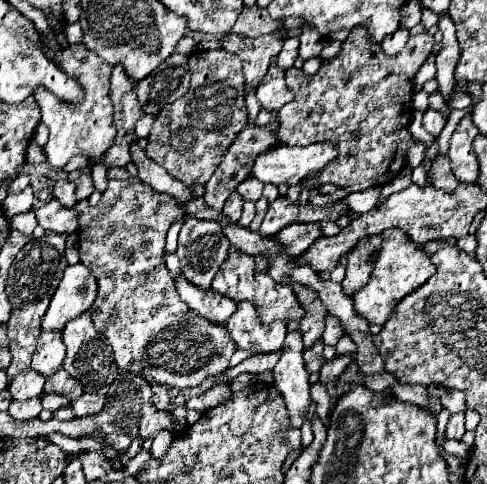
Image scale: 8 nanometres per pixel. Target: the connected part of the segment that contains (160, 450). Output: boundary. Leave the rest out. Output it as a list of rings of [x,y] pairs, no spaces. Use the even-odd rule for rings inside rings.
[[[167,431],[159,433],[159,435],[153,439],[151,455],[153,455],[153,457],[157,457],[157,459],[161,459],[161,457],[167,453],[167,449],[169,449],[171,441],[173,441],[173,435],[171,435],[171,433],[167,433]]]

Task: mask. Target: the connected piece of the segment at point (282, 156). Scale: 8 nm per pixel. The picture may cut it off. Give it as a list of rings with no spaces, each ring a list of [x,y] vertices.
[[[313,143],[307,147],[279,145],[257,157],[251,177],[261,183],[297,185],[307,175],[317,175],[337,159],[333,143]]]

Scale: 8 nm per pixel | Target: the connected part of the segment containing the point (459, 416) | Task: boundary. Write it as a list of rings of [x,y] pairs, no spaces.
[[[455,413],[451,415],[451,421],[447,425],[447,439],[461,439],[463,433],[465,433],[465,425],[463,425],[463,419],[465,419],[465,413]]]

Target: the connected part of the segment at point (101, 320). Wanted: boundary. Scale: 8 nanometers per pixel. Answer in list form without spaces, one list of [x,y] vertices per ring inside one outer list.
[[[129,177],[127,181],[109,181],[101,201],[95,207],[77,213],[79,257],[97,277],[99,295],[91,307],[91,317],[95,327],[103,331],[111,343],[117,367],[143,375],[147,381],[155,379],[157,383],[171,387],[197,387],[207,377],[229,369],[229,359],[237,351],[237,345],[231,339],[229,329],[199,315],[193,317],[191,309],[179,299],[175,281],[163,259],[167,229],[177,219],[181,219],[181,207],[171,199],[171,195],[157,193],[135,177]]]

